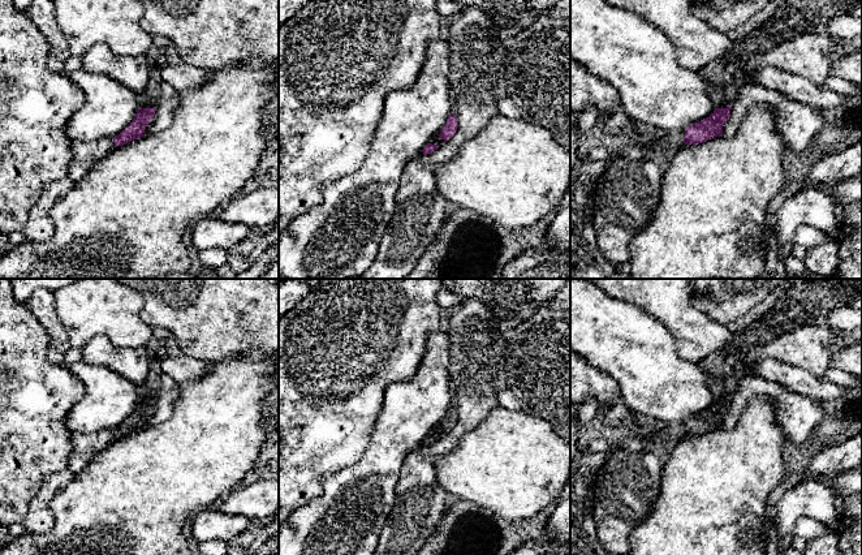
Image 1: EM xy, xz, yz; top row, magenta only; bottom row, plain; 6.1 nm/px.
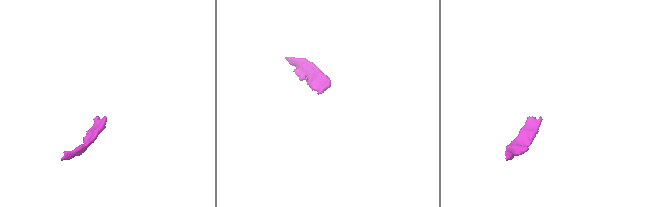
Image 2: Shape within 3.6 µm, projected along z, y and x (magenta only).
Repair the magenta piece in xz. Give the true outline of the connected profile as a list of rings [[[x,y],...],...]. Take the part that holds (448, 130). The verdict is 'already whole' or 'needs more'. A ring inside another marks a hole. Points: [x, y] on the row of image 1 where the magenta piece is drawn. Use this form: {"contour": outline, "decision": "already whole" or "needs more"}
{"contour": [[[454,113],[449,115],[443,129],[436,132],[430,143],[423,147],[423,155],[431,154],[436,149],[444,146],[445,142],[454,135],[457,126],[458,124]]], "decision": "needs more"}

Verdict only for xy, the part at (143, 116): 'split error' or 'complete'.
split error

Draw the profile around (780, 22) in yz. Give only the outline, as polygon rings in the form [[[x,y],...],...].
[[[780,13],[773,16],[770,21],[767,21],[755,31],[763,33],[768,39],[771,39],[775,34],[783,31],[794,31],[803,23],[805,17],[802,14]]]

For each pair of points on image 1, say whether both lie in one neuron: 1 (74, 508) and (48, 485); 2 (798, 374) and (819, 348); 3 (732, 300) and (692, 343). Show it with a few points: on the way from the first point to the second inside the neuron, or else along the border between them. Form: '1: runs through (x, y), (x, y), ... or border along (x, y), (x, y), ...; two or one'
1: border along (74, 474), (52, 499), (54, 523); two
2: border along (774, 360), (781, 364), (801, 366), (822, 377); two
3: border along (690, 300), (712, 319), (727, 325); two

